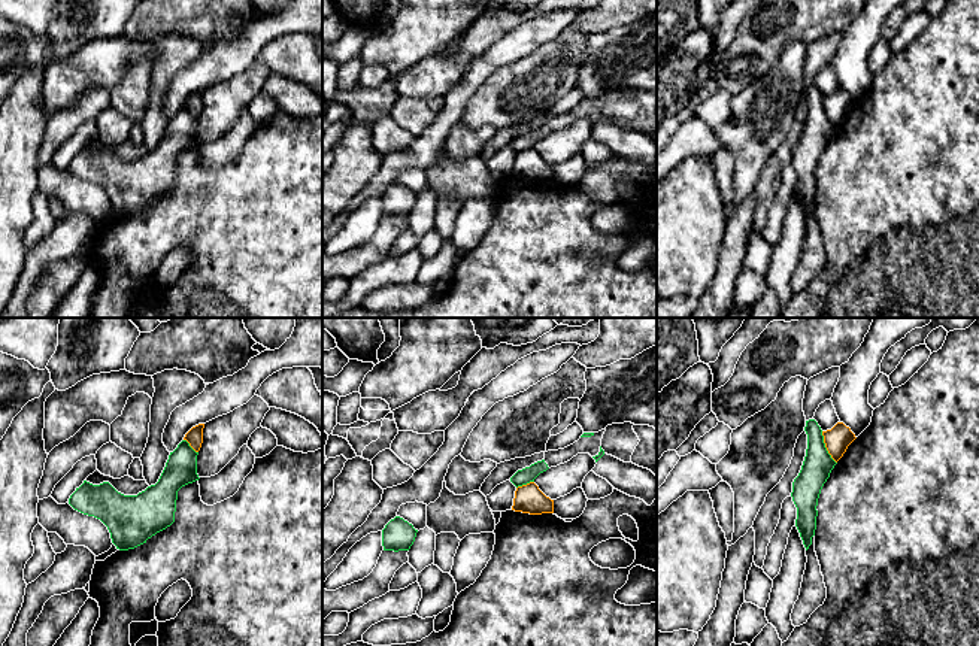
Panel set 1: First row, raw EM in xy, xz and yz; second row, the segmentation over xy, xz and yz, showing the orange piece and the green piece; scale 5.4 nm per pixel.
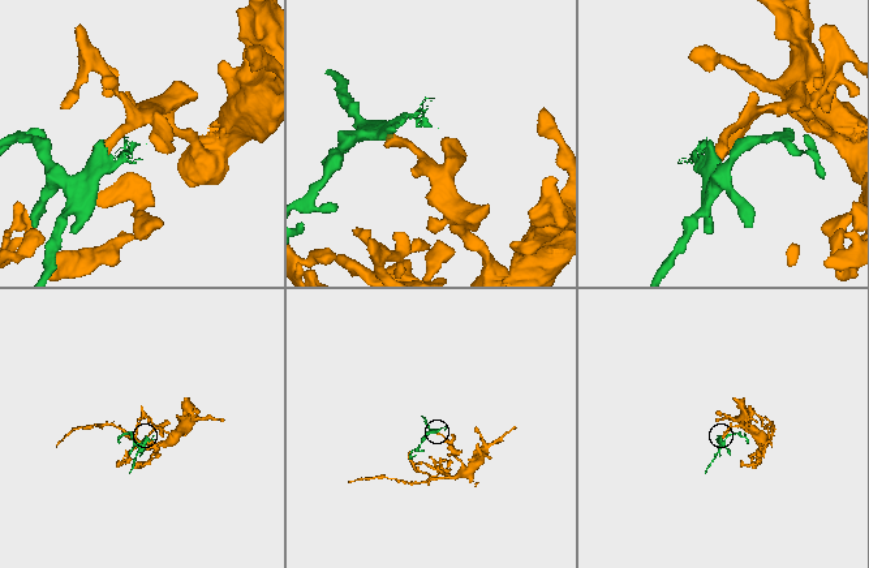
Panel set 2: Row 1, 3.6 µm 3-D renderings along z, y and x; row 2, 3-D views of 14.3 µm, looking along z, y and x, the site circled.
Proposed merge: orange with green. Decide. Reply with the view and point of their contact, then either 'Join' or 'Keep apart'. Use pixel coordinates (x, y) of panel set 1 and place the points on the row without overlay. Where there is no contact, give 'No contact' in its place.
Touches orange at yz (826, 112). Keep apart

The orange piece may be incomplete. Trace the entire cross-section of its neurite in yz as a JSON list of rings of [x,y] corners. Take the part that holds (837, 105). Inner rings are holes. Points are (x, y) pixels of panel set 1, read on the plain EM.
[[[837,88],[831,95],[822,97],[822,101],[825,113],[836,128],[843,122],[848,112],[857,104],[851,94],[843,88]]]

